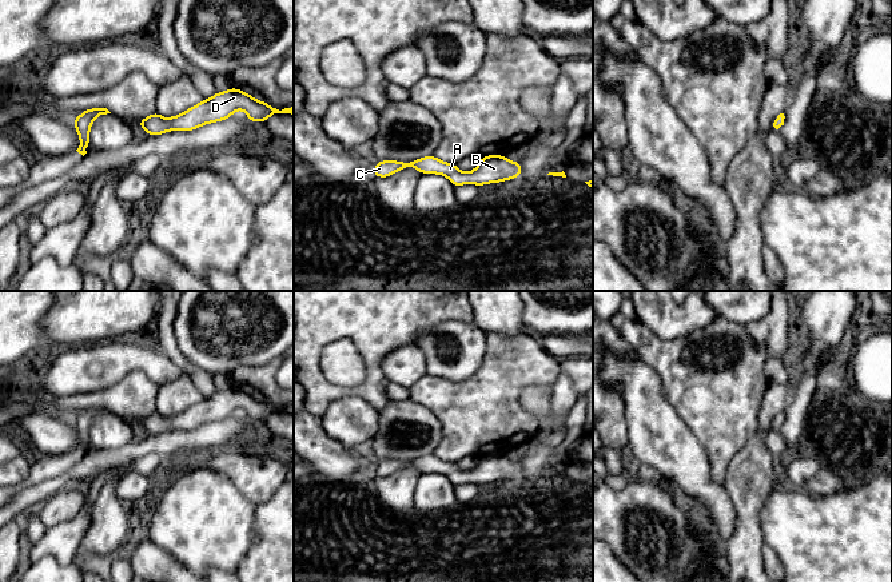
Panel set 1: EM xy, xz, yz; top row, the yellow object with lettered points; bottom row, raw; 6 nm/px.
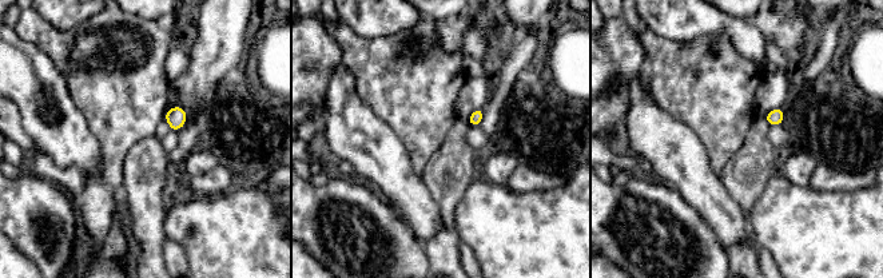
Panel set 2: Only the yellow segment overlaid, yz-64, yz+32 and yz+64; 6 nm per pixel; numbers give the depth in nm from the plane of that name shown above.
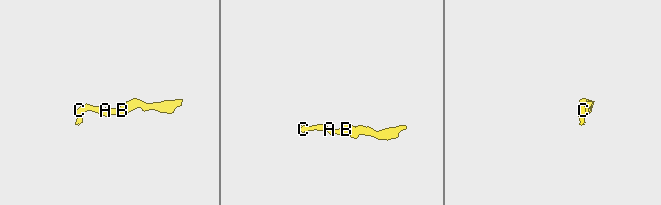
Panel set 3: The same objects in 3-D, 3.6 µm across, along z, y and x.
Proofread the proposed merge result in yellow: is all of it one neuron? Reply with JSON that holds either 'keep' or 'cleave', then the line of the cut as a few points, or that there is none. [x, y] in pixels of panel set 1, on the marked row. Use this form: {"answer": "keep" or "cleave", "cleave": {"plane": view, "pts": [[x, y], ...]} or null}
{"answer": "keep", "cleave": null}

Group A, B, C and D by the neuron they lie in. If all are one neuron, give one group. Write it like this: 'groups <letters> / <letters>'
groups A B C D

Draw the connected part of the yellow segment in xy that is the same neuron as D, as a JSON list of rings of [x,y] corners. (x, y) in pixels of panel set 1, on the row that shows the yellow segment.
[[[234,87],[224,92],[216,92],[211,99],[204,99],[186,112],[170,119],[154,112],[151,116],[139,120],[138,125],[150,136],[168,131],[194,131],[204,124],[226,120],[236,109],[243,109],[248,116],[248,121],[255,123],[264,123],[274,113],[294,116],[294,105],[279,111]]]

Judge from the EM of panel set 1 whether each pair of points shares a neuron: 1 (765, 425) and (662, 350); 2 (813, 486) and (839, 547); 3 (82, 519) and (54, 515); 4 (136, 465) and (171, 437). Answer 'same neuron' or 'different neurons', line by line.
1: different neurons
2: different neurons
3: different neurons
4: different neurons

